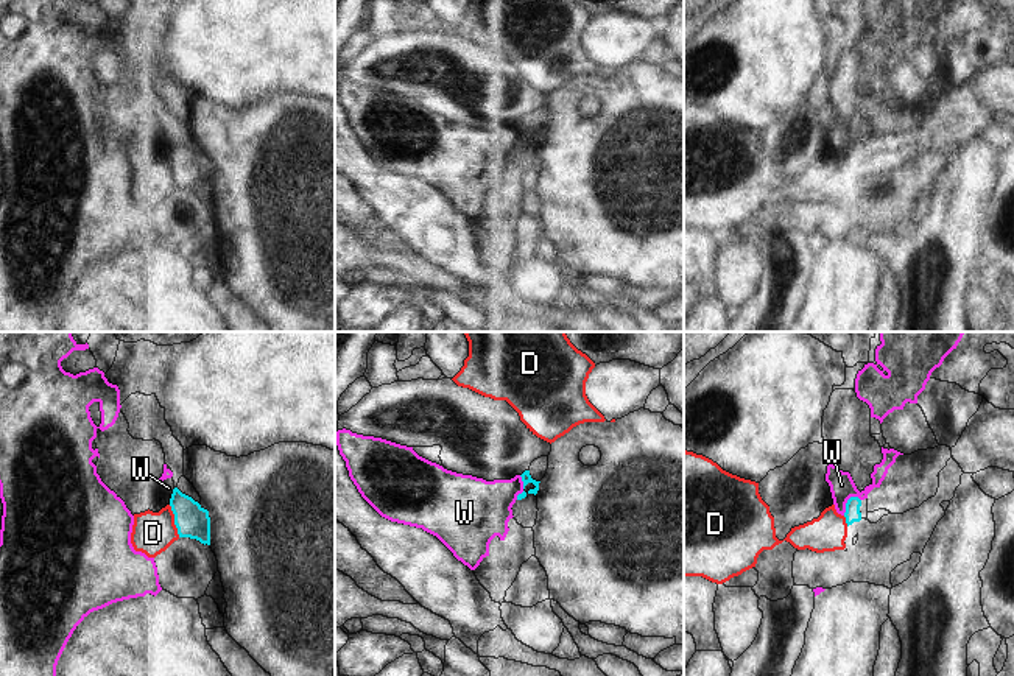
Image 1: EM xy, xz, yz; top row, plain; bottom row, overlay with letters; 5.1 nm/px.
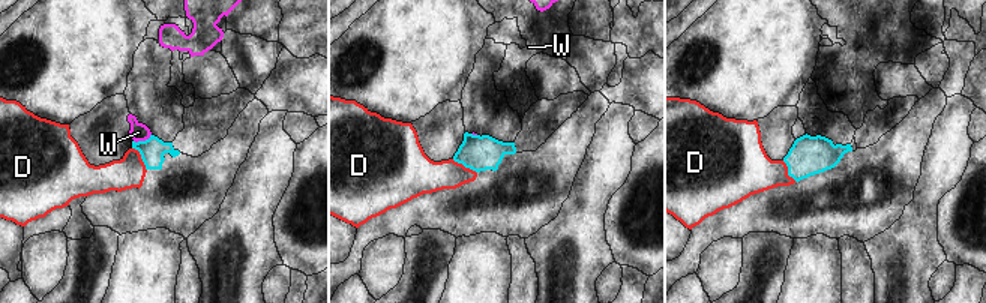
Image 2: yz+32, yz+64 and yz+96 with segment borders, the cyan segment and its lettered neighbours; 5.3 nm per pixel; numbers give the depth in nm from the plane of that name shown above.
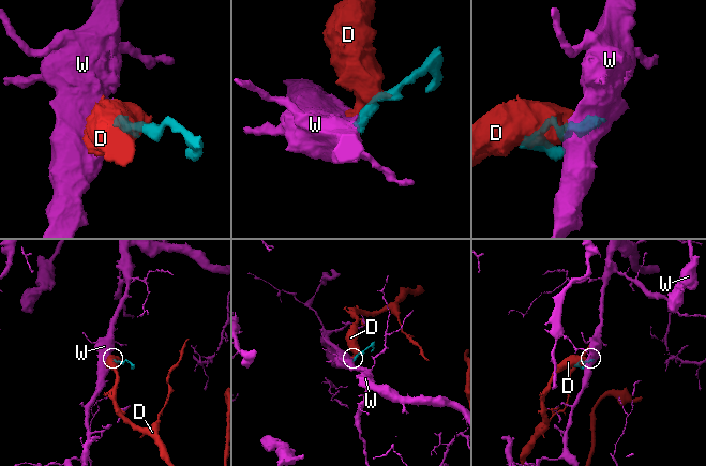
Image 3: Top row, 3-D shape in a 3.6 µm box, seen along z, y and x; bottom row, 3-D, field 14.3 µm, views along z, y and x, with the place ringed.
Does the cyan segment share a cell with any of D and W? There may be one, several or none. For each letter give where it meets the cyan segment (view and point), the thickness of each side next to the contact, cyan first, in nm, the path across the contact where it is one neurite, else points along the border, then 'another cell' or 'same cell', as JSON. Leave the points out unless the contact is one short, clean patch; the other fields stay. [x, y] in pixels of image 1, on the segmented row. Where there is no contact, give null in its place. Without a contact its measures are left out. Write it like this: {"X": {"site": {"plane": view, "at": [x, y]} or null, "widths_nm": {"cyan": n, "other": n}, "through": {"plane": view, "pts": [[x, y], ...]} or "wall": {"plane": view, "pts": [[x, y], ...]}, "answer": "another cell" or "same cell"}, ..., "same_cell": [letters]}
{"D": {"site": {"plane": "xy", "at": [175, 521]}, "widths_nm": {"cyan": 170, "other": 220}, "answer": "another cell"}, "W": {"site": {"plane": "yz", "at": [846, 503]}, "widths_nm": {"cyan": 80, "other": 130}, "wall": {"plane": "yz", "pts": [[857, 496], [848, 500], [843, 514]]}, "answer": "another cell"}, "same_cell": []}

